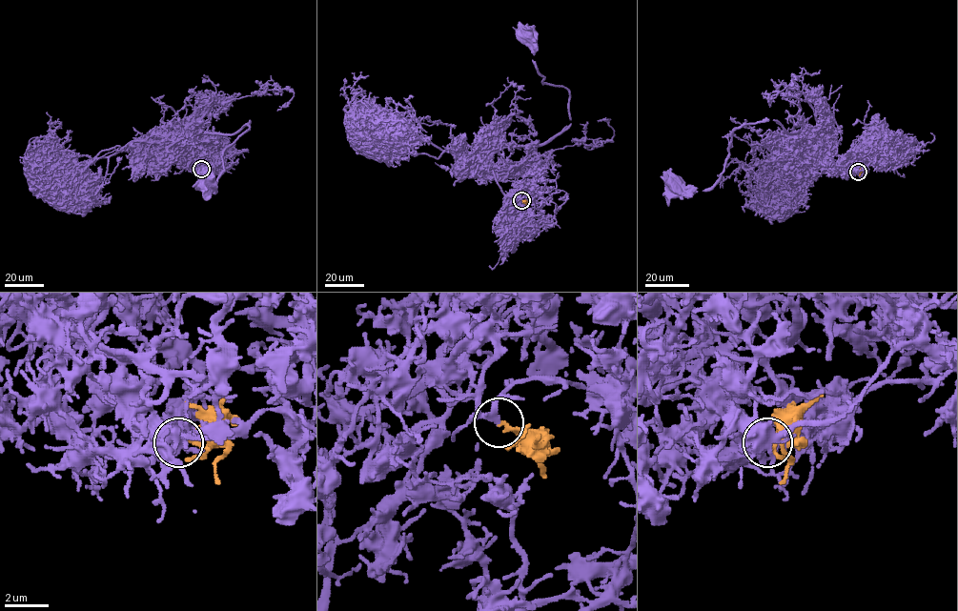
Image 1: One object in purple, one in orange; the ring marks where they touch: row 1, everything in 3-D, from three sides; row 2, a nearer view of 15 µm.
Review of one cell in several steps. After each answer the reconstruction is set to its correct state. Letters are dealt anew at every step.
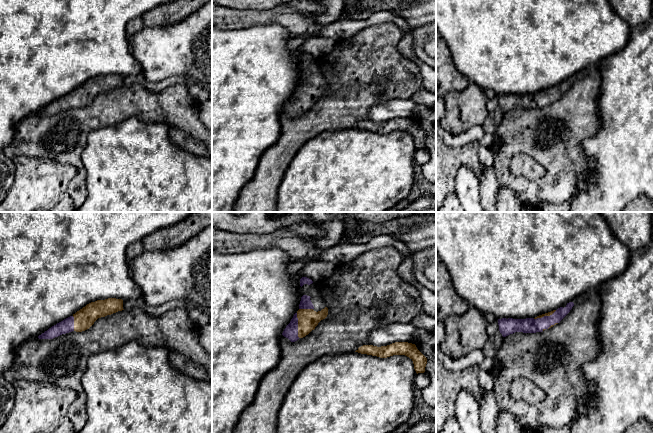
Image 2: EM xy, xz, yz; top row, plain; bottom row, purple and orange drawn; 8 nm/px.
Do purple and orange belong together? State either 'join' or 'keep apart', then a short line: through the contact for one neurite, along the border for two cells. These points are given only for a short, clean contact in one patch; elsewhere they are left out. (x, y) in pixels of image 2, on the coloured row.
join; line xz (291, 331), (297, 325), (308, 319)

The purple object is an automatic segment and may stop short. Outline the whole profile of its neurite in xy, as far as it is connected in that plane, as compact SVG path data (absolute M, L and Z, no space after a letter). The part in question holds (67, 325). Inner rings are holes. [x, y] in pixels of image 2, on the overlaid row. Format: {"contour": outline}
{"contour": "M108 298L87 304L72 316L64 319L38 336L39 339L53 339L72 331L82 332L89 329L101 317L111 315L123 309L123 300Z"}

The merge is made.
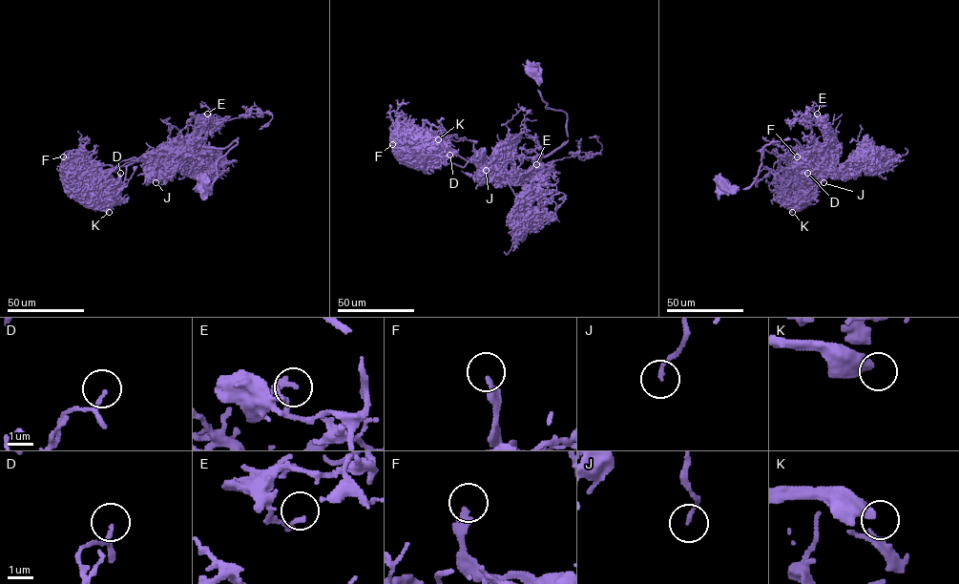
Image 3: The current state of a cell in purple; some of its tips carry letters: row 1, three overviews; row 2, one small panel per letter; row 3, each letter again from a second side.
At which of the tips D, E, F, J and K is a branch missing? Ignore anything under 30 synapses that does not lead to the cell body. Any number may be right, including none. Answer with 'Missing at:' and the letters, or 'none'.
Missing at: F

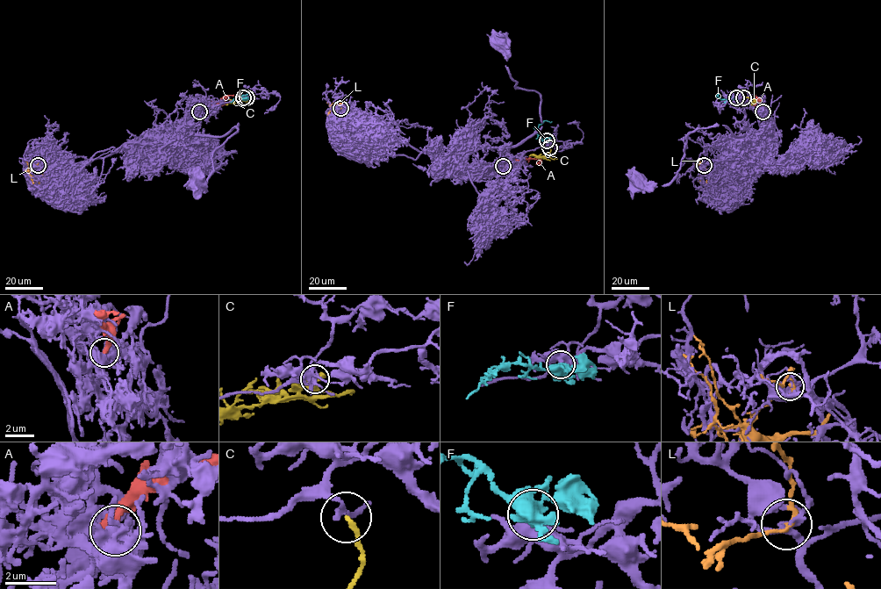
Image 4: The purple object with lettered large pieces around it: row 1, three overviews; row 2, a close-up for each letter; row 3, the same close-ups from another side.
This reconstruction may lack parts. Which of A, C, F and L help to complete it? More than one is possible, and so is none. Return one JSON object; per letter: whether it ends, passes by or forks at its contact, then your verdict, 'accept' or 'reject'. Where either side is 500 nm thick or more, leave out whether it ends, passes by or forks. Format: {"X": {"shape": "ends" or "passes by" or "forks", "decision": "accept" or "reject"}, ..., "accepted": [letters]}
{"A": {"decision": "reject"}, "C": {"shape": "ends", "decision": "accept"}, "F": {"shape": "forks", "decision": "accept"}, "L": {"shape": "passes by", "decision": "reject"}, "accepted": ["C", "F"]}

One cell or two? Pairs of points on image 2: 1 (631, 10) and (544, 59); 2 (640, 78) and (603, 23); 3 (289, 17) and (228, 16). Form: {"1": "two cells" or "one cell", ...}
{"1": "two cells", "2": "two cells", "3": "one cell"}

